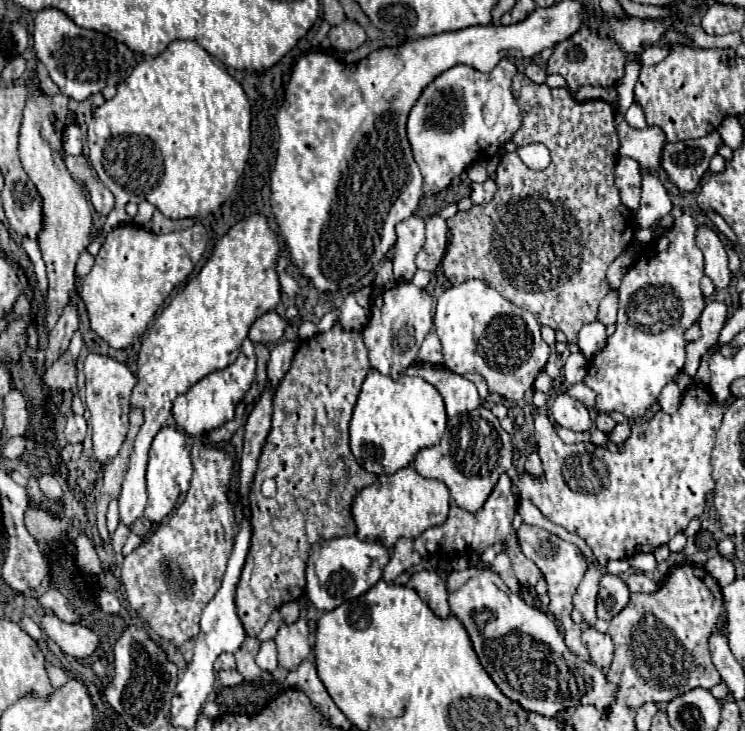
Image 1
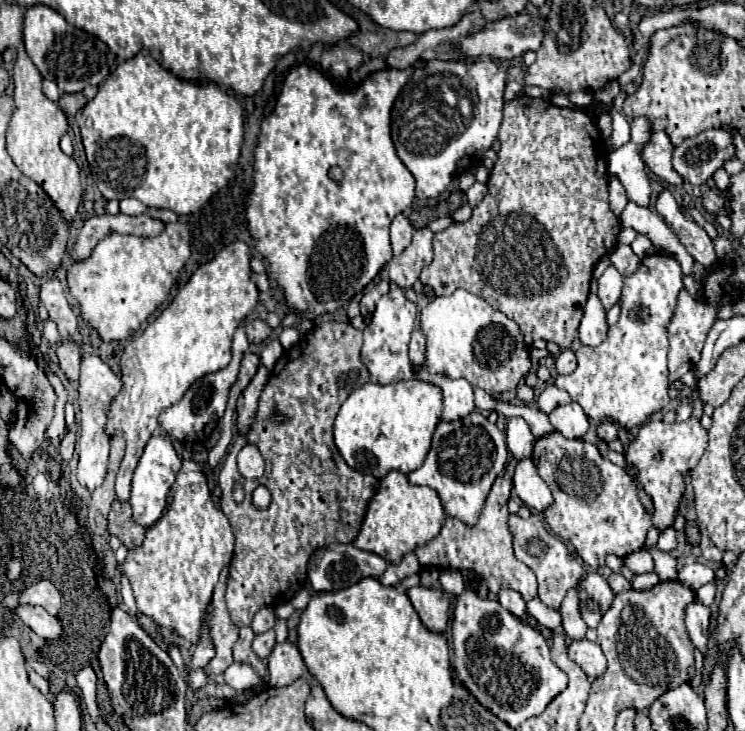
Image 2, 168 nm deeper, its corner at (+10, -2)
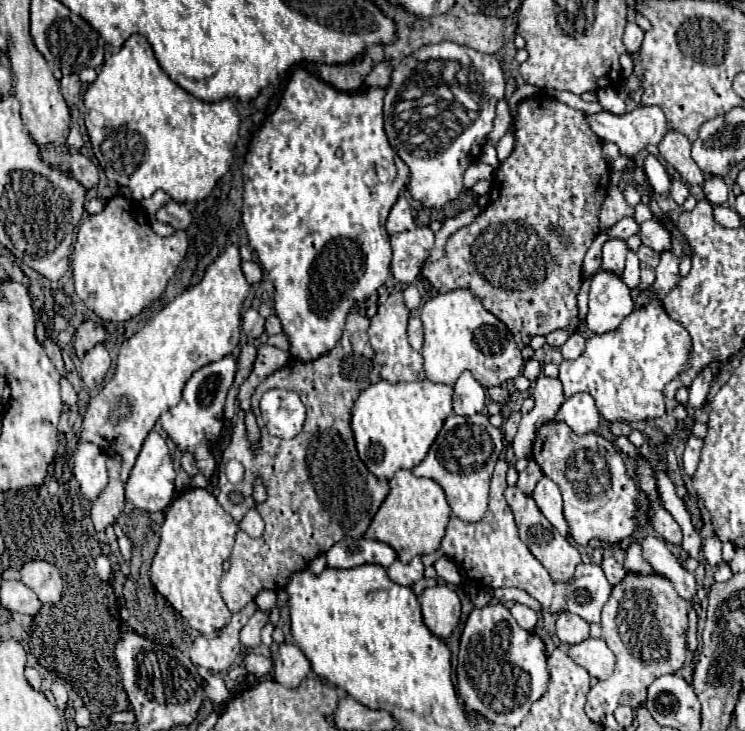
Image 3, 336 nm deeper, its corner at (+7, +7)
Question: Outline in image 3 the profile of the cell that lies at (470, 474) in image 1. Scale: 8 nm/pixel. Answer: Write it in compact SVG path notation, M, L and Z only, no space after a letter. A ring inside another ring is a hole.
M475 414L475 416L447 416L439 436L435 438L429 454L425 460L415 466L411 472L415 476L435 480L447 494L447 502L453 514L465 522L477 522L483 518L487 510L487 494L489 494L489 480L493 476L495 462L503 452L503 434L499 428L491 426L489 416Z

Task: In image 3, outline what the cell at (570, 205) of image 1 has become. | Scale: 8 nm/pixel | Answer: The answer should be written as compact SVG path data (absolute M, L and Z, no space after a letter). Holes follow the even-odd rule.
M531 96L531 98L521 100L519 106L517 106L517 114L515 114L513 134L515 134L515 148L513 148L511 156L505 162L501 162L501 166L493 174L493 186L491 186L491 192L489 192L487 208L469 226L465 226L465 228L457 230L455 234L451 234L447 244L445 244L445 256L439 262L425 264L421 274L441 294L445 294L445 292L449 292L453 288L469 288L469 290L473 290L481 298L483 306L489 312L493 312L503 324L507 324L507 328L513 332L513 338L515 338L517 346L525 348L525 346L529 346L529 340L533 336L537 336L537 334L547 336L553 330L567 330L569 334L573 334L573 332L579 330L581 320L579 320L579 308L577 308L577 294L579 294L579 288L581 288L581 282L583 282L583 258L585 258L587 248L591 246L591 242L599 234L597 232L597 216L601 212L601 204L605 200L607 186L609 186L611 178L609 178L609 164L607 164L607 160L603 158L603 152L601 152L603 140L589 128L585 112L569 108L567 104L563 104L559 100L553 100L549 96Z

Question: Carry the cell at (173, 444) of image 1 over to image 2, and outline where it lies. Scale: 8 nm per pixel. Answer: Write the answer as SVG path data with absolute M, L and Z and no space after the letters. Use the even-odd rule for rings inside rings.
M162 435L150 437L150 441L144 449L144 455L140 457L140 463L138 463L134 477L132 477L130 505L132 505L132 511L134 511L134 521L138 525L150 527L162 517L162 513L166 509L168 491L174 485L174 479L176 479L176 473L180 471L180 467L182 467L182 459L176 455L170 439L162 437Z

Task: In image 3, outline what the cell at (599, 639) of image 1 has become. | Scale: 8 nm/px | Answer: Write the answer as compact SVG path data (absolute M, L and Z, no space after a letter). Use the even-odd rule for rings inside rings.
M587 638L581 644L573 644L567 648L569 656L583 666L593 678L605 680L613 674L613 664L615 664L615 654L609 650L603 638Z

